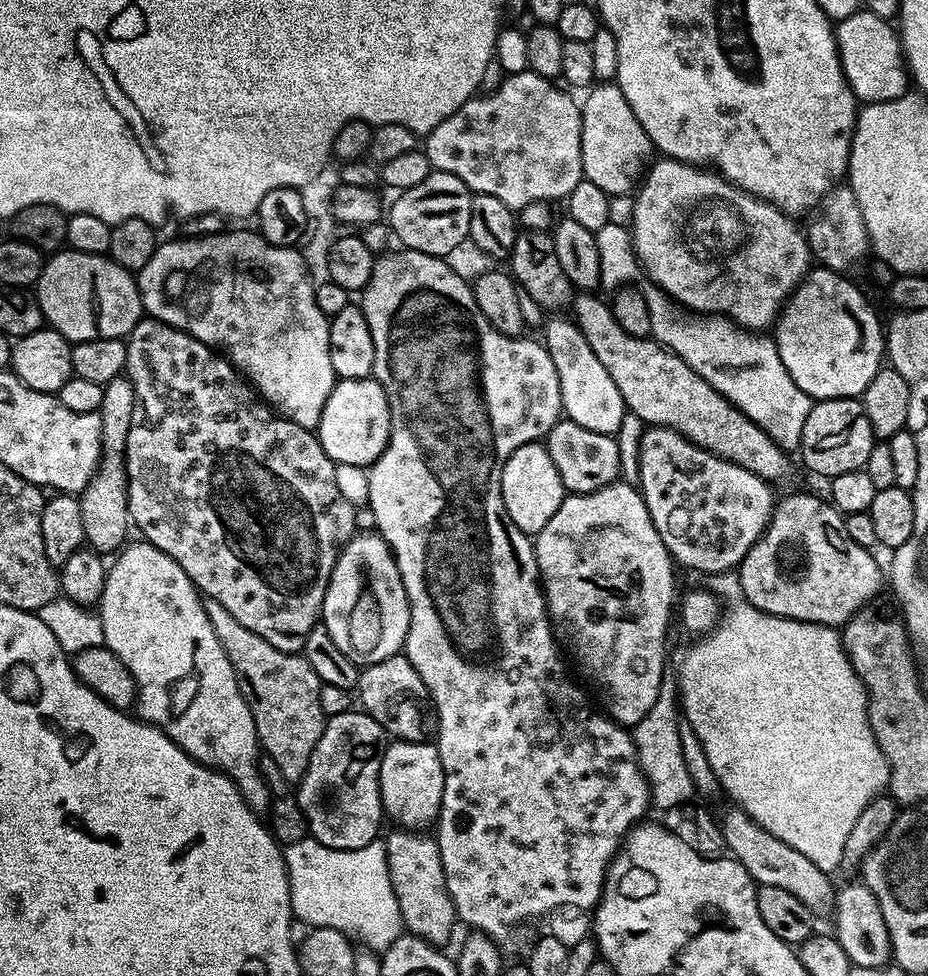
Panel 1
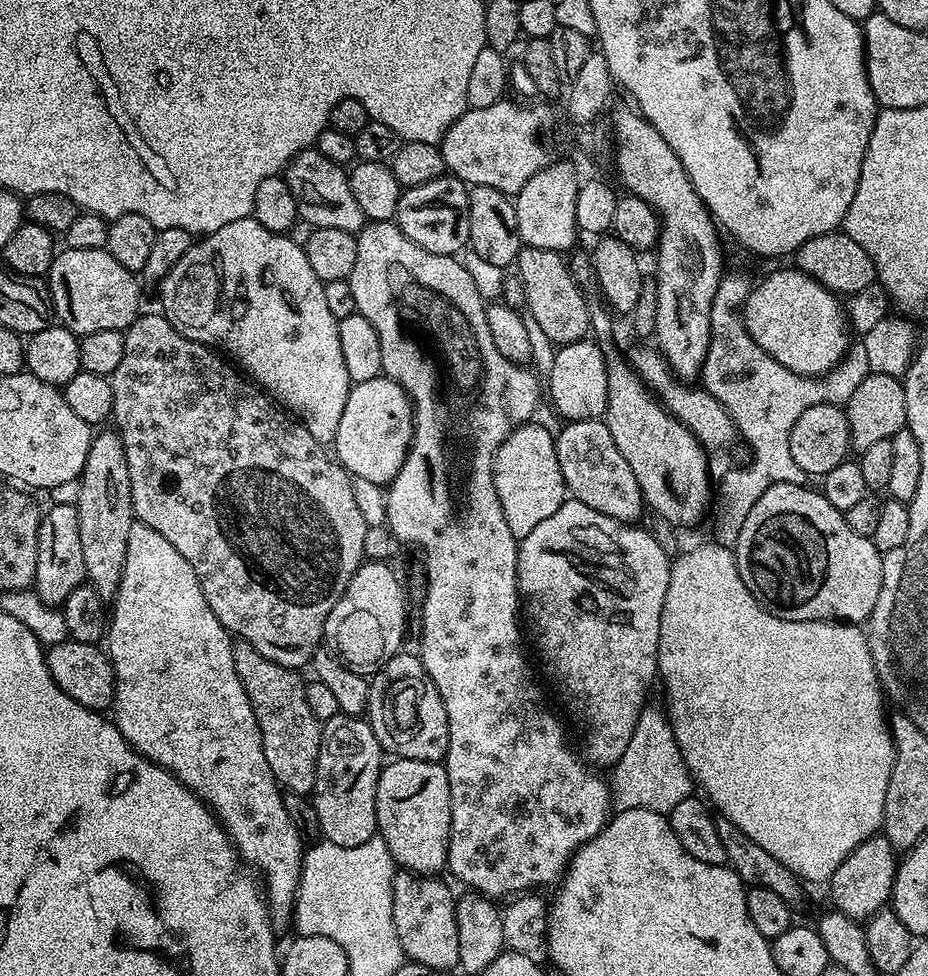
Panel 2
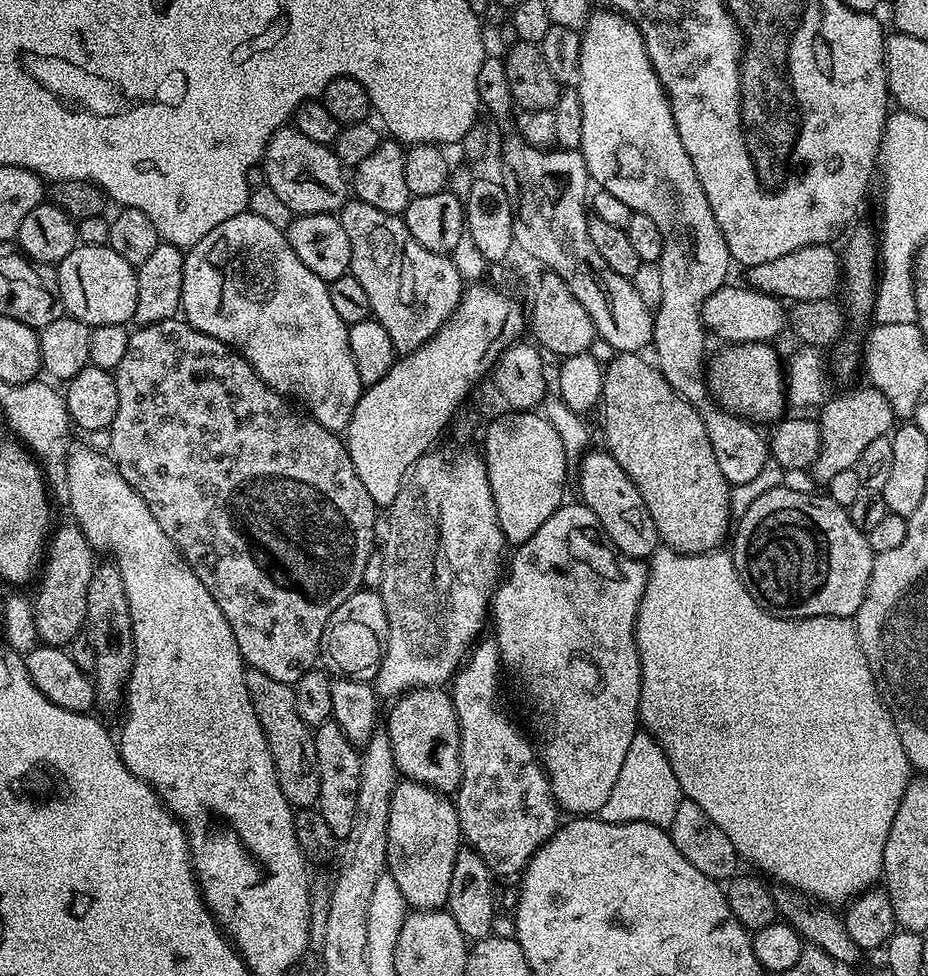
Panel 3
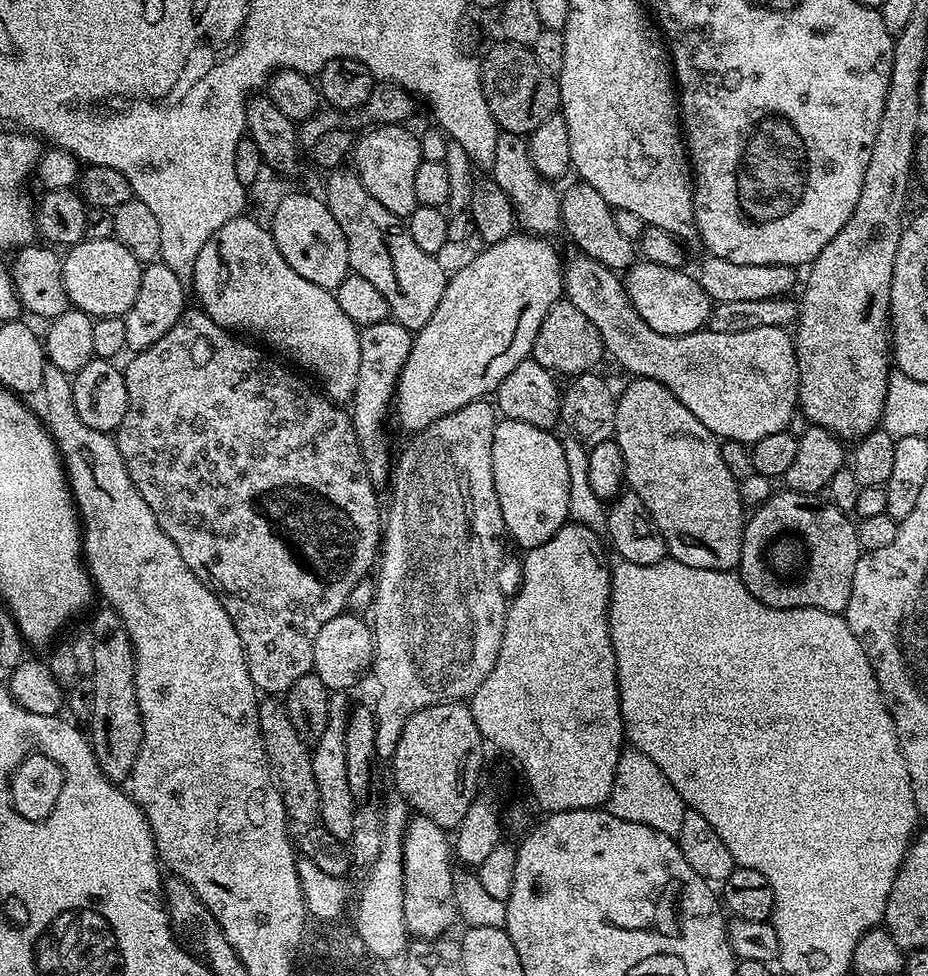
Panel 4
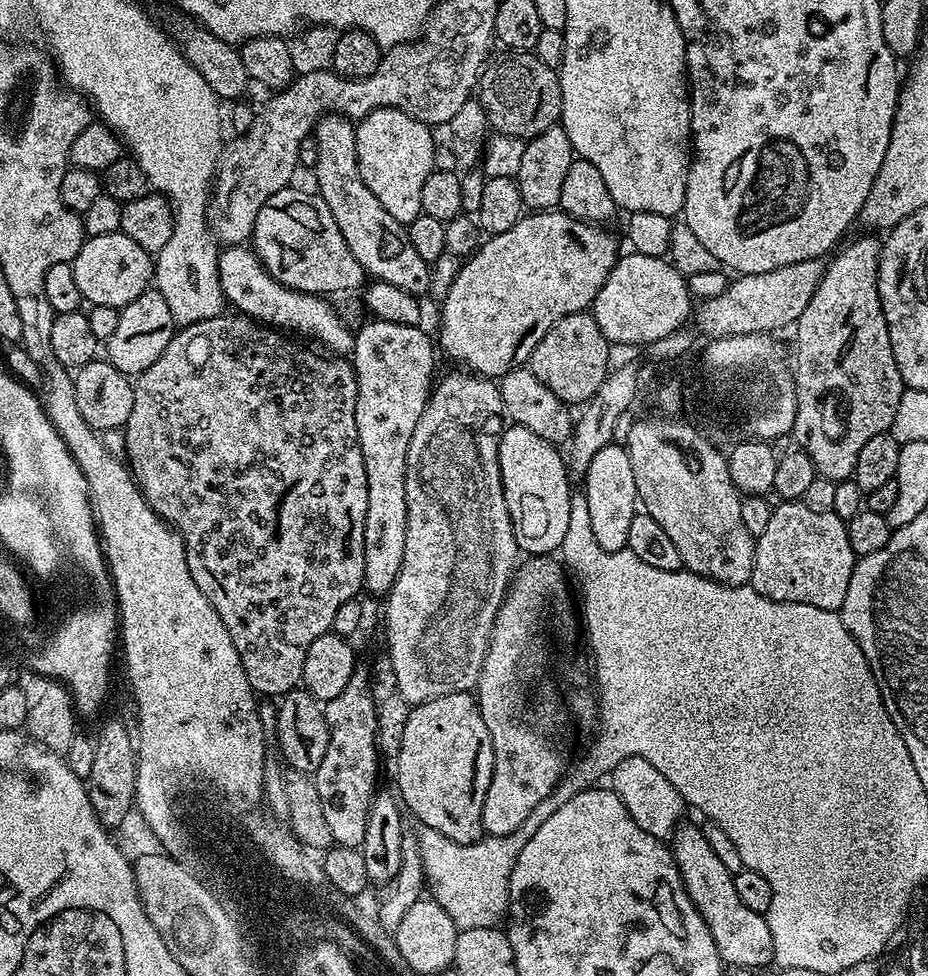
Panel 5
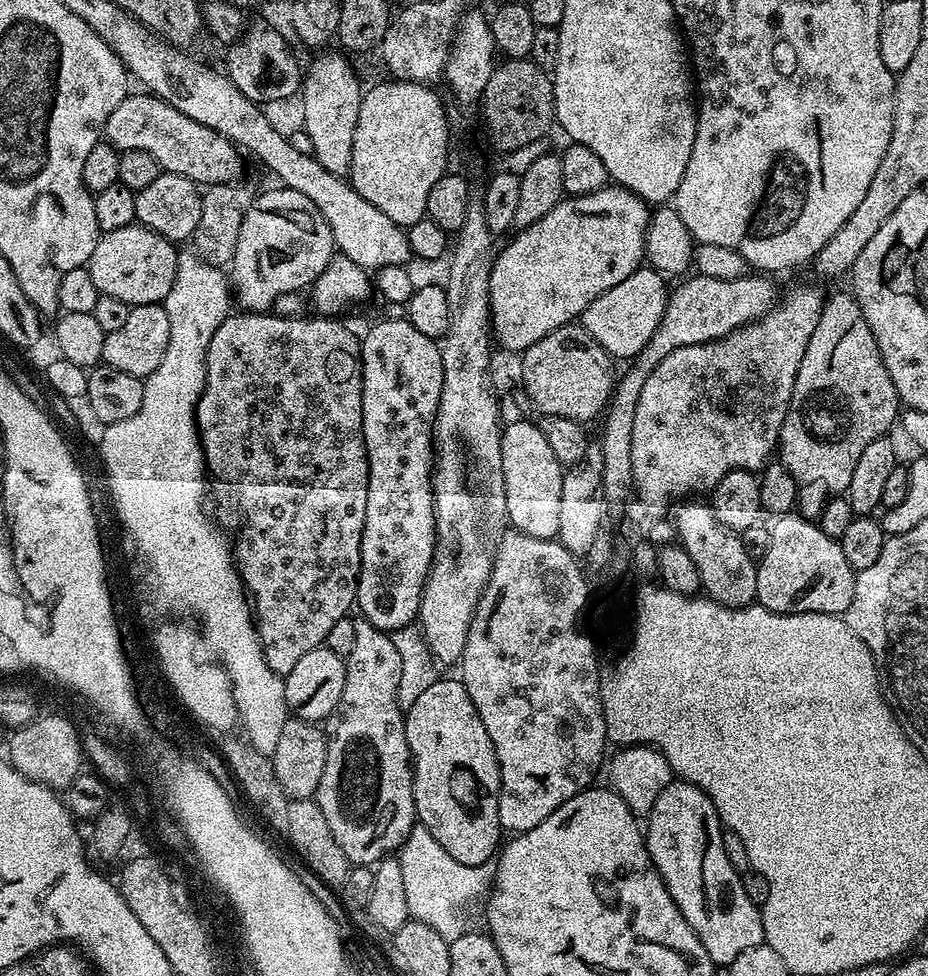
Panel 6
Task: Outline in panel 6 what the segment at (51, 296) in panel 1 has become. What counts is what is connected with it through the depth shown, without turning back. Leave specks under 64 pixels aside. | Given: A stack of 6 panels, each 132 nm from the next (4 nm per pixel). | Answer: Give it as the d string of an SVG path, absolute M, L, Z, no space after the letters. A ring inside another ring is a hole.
M133 222L130 226L122 226L122 230L103 233L86 267L102 296L122 298L122 302L129 306L158 304L164 301L174 286L174 274L178 270L178 248L162 234Z

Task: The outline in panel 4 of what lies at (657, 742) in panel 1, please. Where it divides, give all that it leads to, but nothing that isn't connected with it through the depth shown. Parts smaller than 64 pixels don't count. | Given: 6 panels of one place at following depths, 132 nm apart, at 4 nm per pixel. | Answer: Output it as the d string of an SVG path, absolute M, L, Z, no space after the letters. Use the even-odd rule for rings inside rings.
M629 747L620 753L618 770L614 770L614 786L610 790L607 811L618 818L626 818L626 822L638 822L642 826L650 826L662 834L676 838L682 830L682 818L686 811L684 799L670 786L670 778L658 770L654 758L646 758L638 749Z

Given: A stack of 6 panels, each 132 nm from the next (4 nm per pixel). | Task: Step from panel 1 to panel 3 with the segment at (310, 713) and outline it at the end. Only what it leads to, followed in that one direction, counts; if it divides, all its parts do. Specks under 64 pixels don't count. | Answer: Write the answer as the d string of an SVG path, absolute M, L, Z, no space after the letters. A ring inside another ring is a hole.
M248 668L244 673L246 690L250 694L250 702L254 706L254 714L258 714L258 722L266 734L266 742L270 746L270 754L274 758L274 770L278 778L278 786L288 799L293 809L311 808L320 799L320 779L318 778L318 754L314 754L314 732L302 718L298 718L298 710L294 707L294 690L291 684L283 684L275 678L262 674L262 670Z

